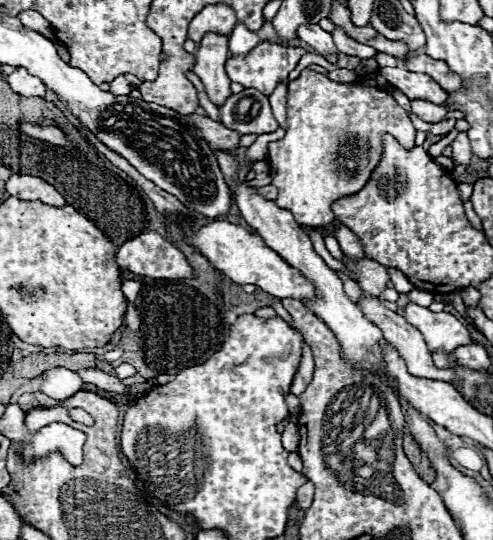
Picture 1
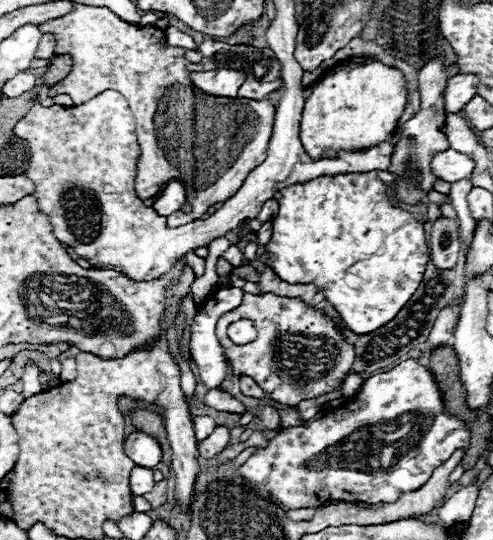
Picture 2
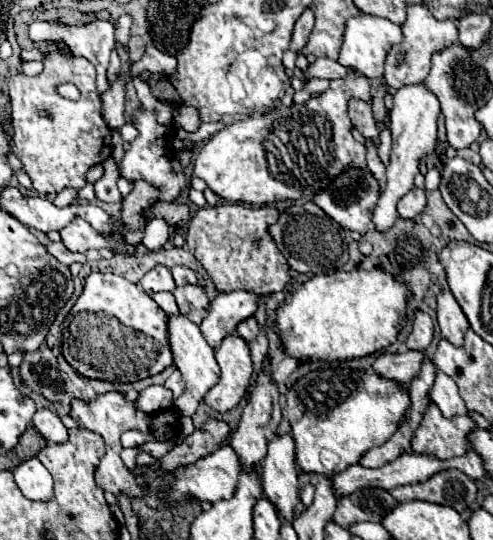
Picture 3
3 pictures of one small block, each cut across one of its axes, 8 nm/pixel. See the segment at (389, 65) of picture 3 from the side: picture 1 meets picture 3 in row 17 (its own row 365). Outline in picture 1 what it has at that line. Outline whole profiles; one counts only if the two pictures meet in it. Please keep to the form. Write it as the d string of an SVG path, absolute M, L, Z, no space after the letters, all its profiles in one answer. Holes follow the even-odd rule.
M362 294L362 296L358 298L358 306L362 308L364 316L366 316L372 324L376 324L376 326L382 330L384 338L386 338L390 344L394 344L394 348L396 348L396 350L400 352L400 356L406 360L408 372L410 372L412 376L432 378L432 380L442 380L442 382L454 382L454 372L452 372L452 370L438 370L438 368L432 364L432 356L430 356L430 352L428 352L428 348L426 348L426 344L424 344L424 340L422 340L422 334L420 334L412 324L408 324L408 322L404 320L404 316L400 316L400 314L396 314L396 312L384 308L380 296L370 298L370 296Z

